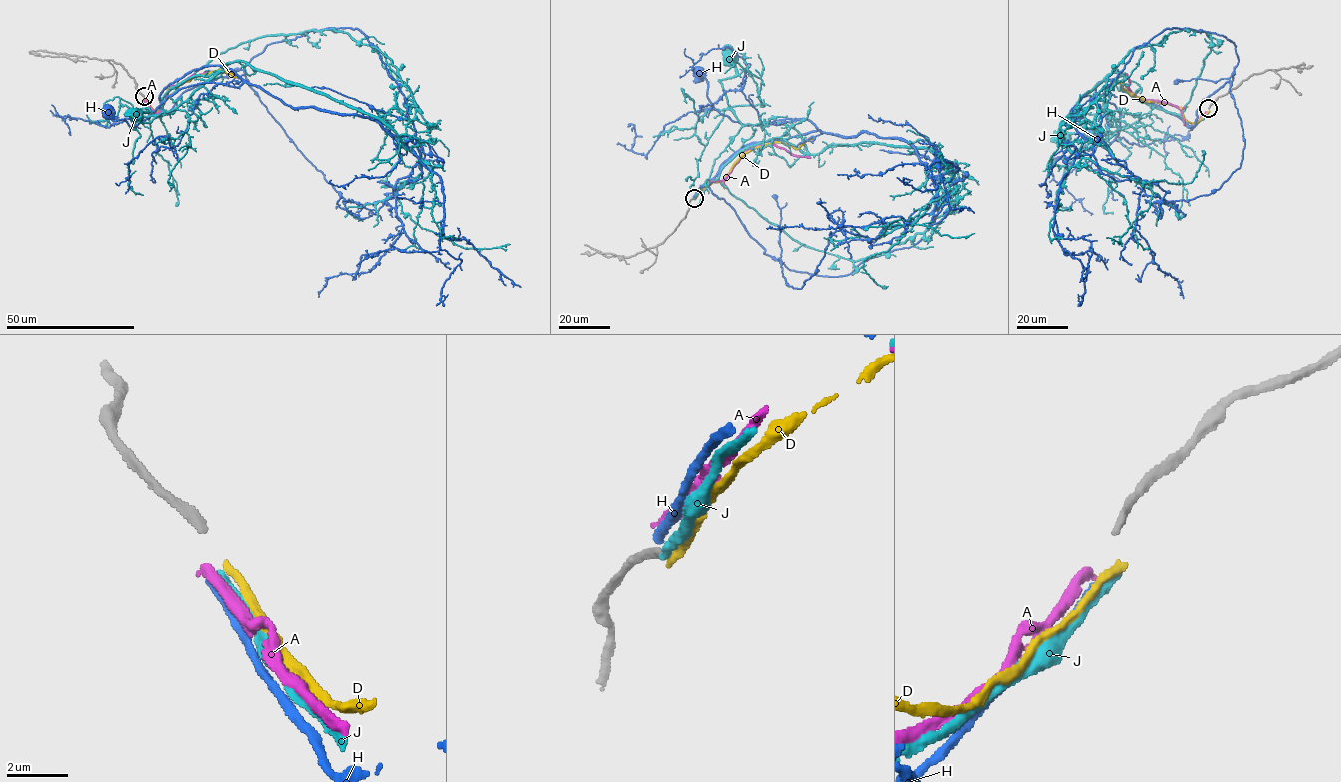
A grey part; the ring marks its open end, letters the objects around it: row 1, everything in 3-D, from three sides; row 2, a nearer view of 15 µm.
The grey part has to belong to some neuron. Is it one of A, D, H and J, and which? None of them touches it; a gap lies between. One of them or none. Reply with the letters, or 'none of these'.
none of these

